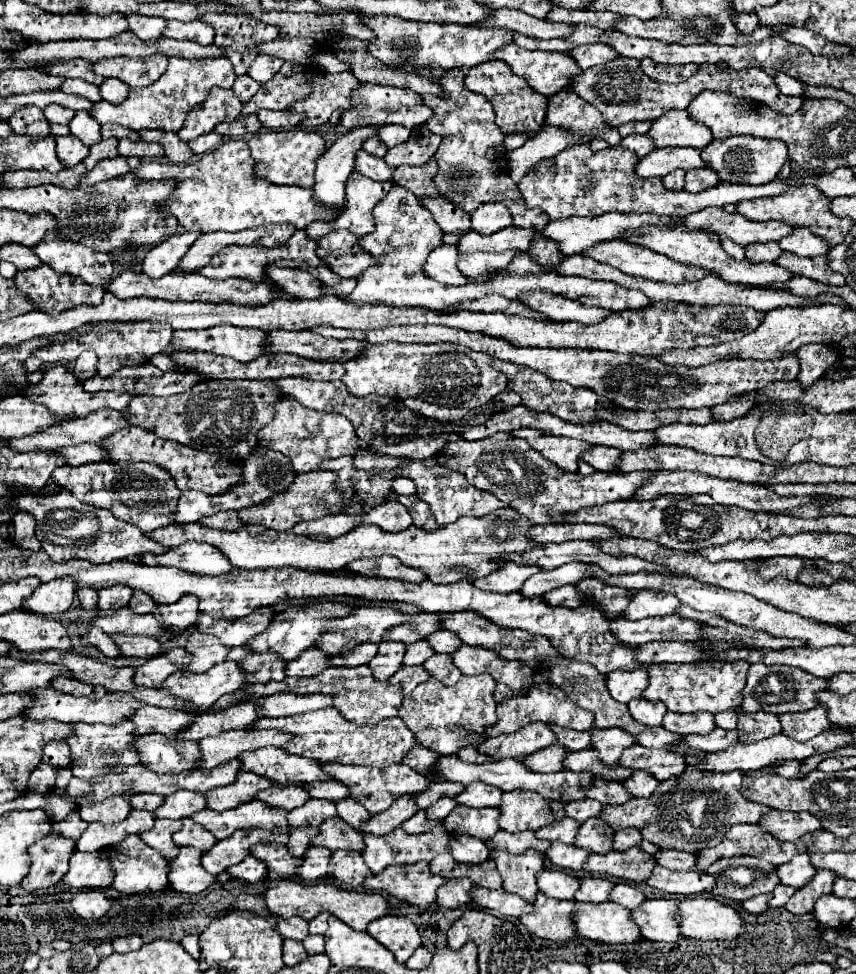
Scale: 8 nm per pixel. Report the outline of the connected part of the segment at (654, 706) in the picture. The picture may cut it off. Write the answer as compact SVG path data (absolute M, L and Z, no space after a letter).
M648 699L630 701L628 709L630 709L630 715L636 721L640 721L642 725L650 725L650 727L660 725L662 717L666 713L666 709L664 709L664 705L660 701L648 701Z

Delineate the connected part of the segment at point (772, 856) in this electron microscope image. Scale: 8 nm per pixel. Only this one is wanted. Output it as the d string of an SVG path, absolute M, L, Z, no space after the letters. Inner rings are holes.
M734 825L720 845L698 853L696 869L704 871L708 865L716 863L718 859L734 857L734 855L750 855L750 857L766 859L772 865L782 865L792 861L794 855L798 855L798 847L796 843L786 843L764 833L756 825Z

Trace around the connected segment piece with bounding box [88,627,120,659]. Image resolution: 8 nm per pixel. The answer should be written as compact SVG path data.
M90 629L90 643L94 645L94 647L98 647L106 657L110 657L110 659L114 659L114 657L120 657L120 651L118 651L118 645L114 645L114 641L112 641L112 637L110 635L106 635L106 633L102 633L100 629Z

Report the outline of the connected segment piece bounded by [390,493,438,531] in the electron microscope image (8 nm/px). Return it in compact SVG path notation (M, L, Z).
M392 493L390 499L396 499L396 501L400 501L400 503L406 505L406 509L412 513L412 523L414 523L416 527L426 529L426 531L438 529L438 525L436 525L436 521L434 521L434 515L432 515L432 511L430 511L430 507L428 507L428 503L424 503L422 499L414 497L414 495L402 497L402 495L396 495L396 493Z

